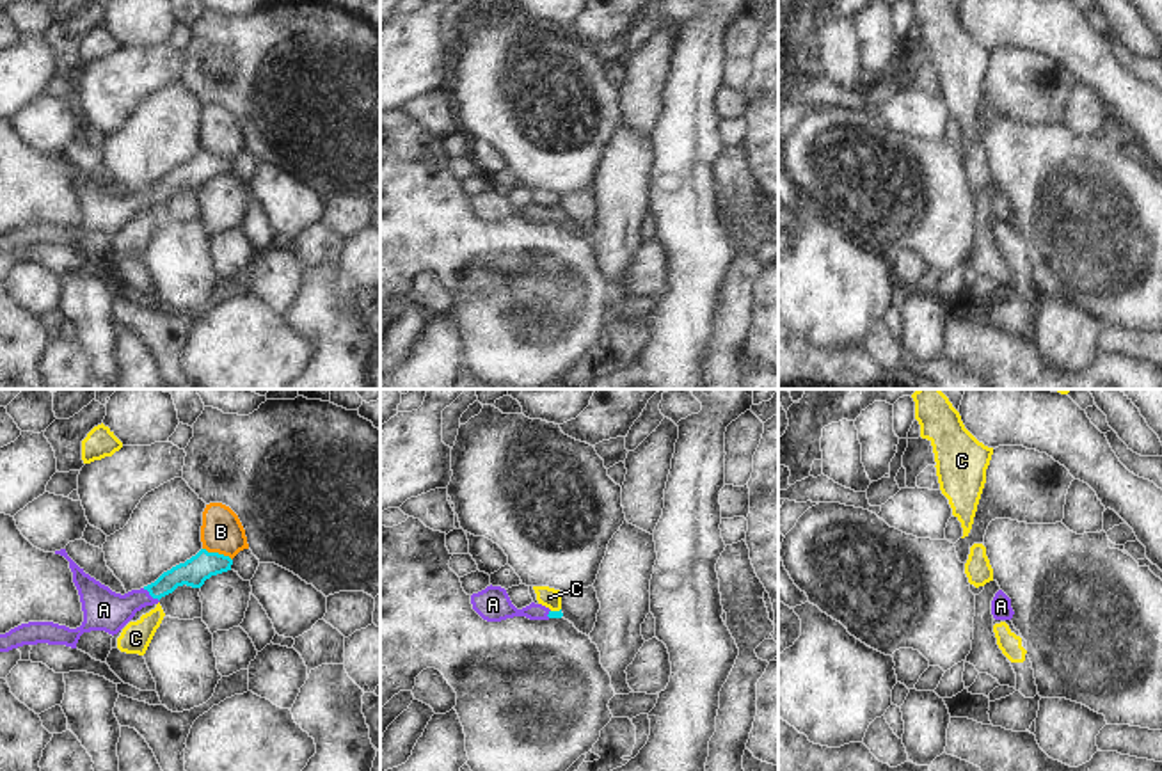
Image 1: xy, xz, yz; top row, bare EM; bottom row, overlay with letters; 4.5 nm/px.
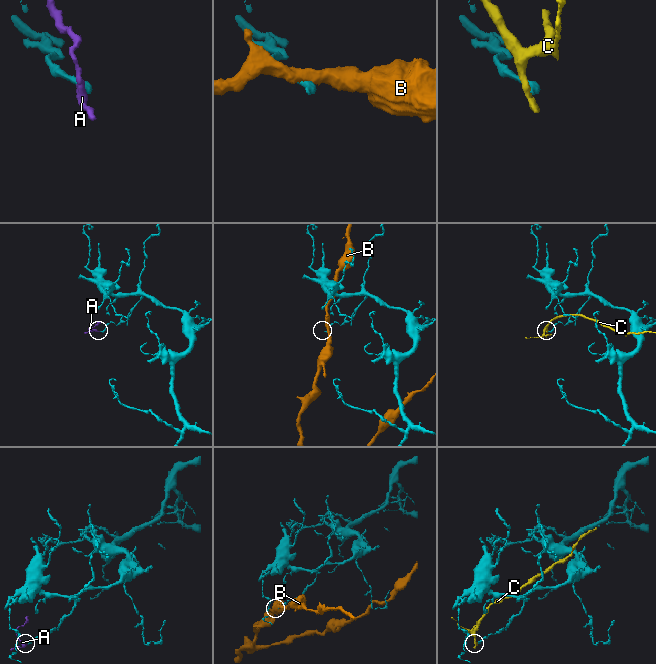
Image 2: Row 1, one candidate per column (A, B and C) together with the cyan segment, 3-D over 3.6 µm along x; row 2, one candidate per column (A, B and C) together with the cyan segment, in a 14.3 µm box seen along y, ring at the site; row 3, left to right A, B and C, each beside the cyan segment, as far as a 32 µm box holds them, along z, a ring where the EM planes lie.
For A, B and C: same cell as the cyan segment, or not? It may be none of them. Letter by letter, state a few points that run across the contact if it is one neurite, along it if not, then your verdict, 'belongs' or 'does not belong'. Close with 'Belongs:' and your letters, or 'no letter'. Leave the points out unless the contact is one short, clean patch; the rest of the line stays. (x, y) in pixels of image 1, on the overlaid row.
A: xy (198, 569), (173, 578), (151, 596), (119, 610), (103, 610) | belongs
B: does not belong
C: does not belong
Belongs: A

